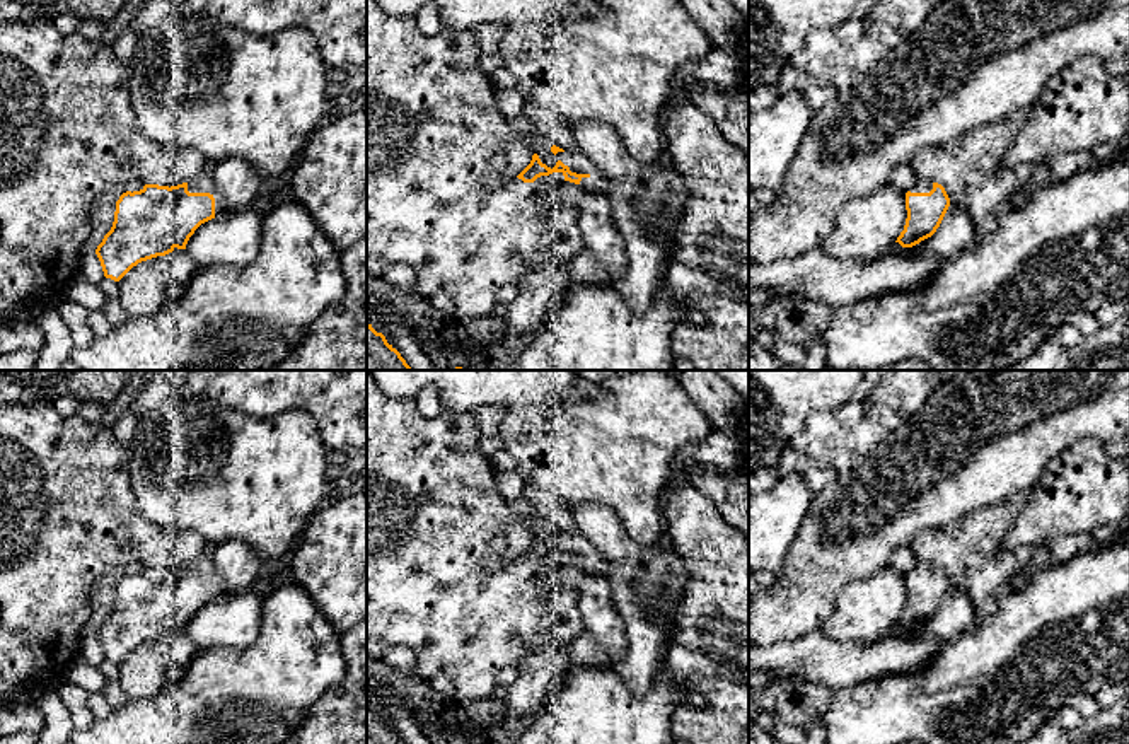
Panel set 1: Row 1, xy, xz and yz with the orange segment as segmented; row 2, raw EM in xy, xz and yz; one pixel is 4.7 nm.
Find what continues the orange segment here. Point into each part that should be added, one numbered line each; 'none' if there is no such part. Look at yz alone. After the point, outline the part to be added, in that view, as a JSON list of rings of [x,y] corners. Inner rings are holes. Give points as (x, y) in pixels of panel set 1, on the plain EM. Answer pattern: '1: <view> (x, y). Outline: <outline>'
1: yz (923, 567). Outline: [[[919,561],[909,573],[911,575],[929,575],[933,572],[933,563]]]

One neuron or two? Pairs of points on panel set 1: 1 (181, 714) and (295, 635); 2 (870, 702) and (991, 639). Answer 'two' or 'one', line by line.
1: one
2: one

